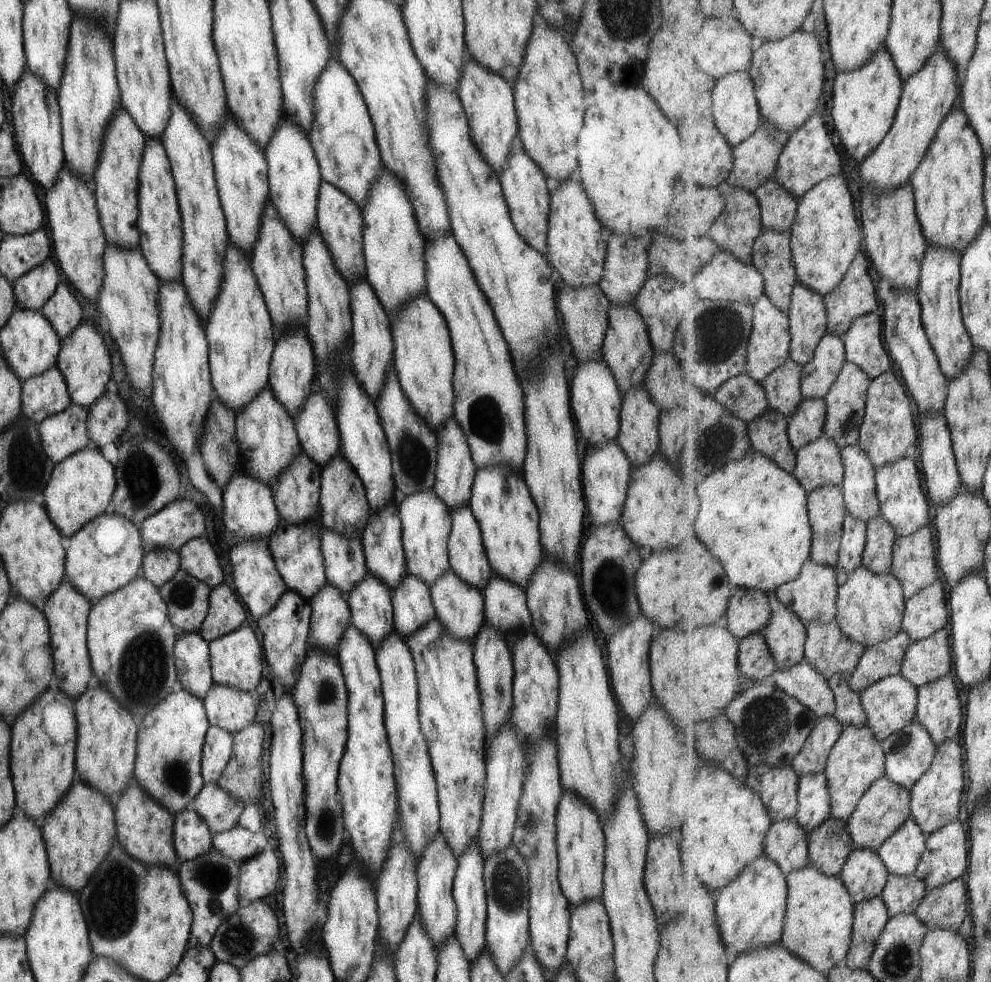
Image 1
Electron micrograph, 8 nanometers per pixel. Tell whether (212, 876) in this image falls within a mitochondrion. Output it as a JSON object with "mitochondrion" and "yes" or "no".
{"mitochondrion":"yes"}

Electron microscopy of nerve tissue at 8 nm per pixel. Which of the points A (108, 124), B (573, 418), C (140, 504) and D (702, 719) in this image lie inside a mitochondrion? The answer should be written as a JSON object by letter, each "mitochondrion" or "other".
{"A":"other","B":"other","C":"mitochondrion","D":"other"}

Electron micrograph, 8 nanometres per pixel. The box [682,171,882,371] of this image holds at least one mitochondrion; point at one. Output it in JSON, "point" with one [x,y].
{"point":[721,331]}

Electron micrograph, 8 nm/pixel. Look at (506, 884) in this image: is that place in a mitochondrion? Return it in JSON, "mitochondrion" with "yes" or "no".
{"mitochondrion":"yes"}

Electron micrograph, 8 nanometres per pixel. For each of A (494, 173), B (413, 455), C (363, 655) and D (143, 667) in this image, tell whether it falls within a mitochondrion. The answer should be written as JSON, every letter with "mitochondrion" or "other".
{"A":"other","B":"mitochondrion","C":"other","D":"mitochondrion"}

